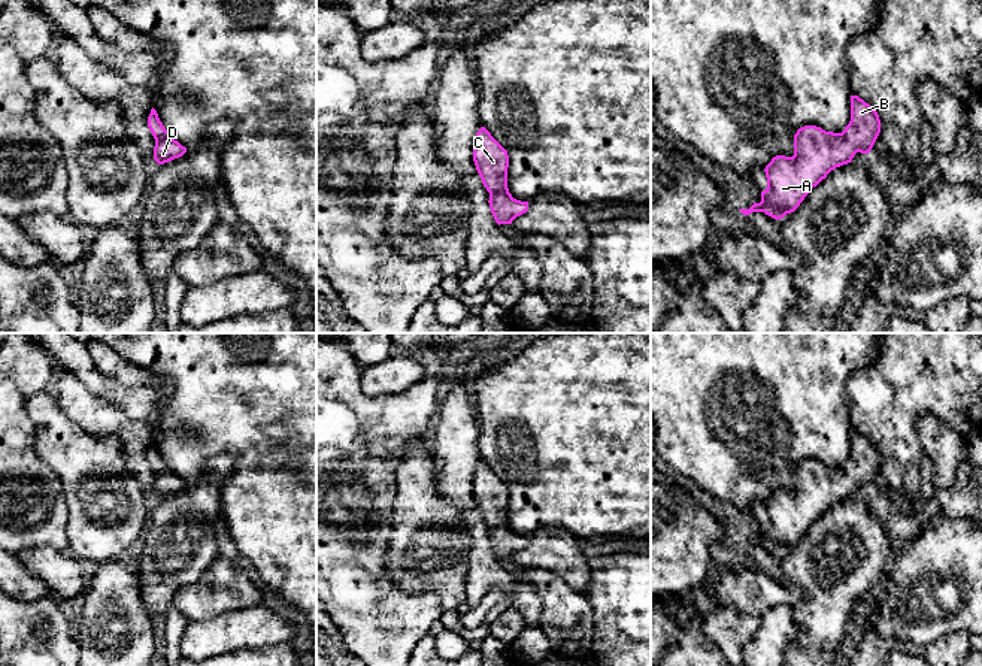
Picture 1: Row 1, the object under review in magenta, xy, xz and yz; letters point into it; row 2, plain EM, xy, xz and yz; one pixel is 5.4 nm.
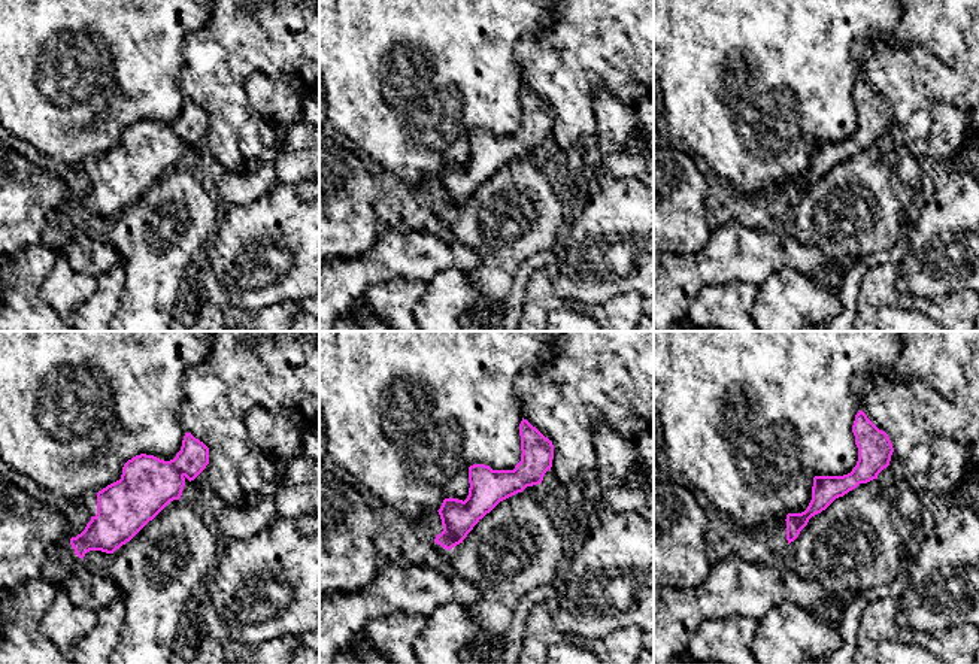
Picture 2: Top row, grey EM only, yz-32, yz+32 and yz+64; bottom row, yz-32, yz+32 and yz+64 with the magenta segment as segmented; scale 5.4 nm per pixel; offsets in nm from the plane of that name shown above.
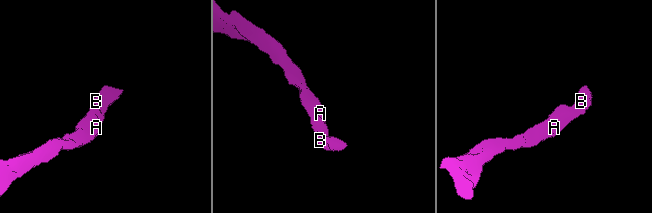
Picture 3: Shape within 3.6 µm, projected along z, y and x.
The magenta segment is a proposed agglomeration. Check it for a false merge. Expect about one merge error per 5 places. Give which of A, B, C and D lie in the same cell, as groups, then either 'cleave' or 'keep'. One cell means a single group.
A B C D; keep

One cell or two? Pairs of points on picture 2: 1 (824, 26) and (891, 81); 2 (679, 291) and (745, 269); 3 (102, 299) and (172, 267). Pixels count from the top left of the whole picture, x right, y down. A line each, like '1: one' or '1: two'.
1: two
2: one
3: two

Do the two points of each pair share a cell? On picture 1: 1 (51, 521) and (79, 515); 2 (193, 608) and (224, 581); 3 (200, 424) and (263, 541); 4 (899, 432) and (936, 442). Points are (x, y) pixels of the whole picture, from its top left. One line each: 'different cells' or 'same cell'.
1: different cells
2: same cell
3: same cell
4: different cells

